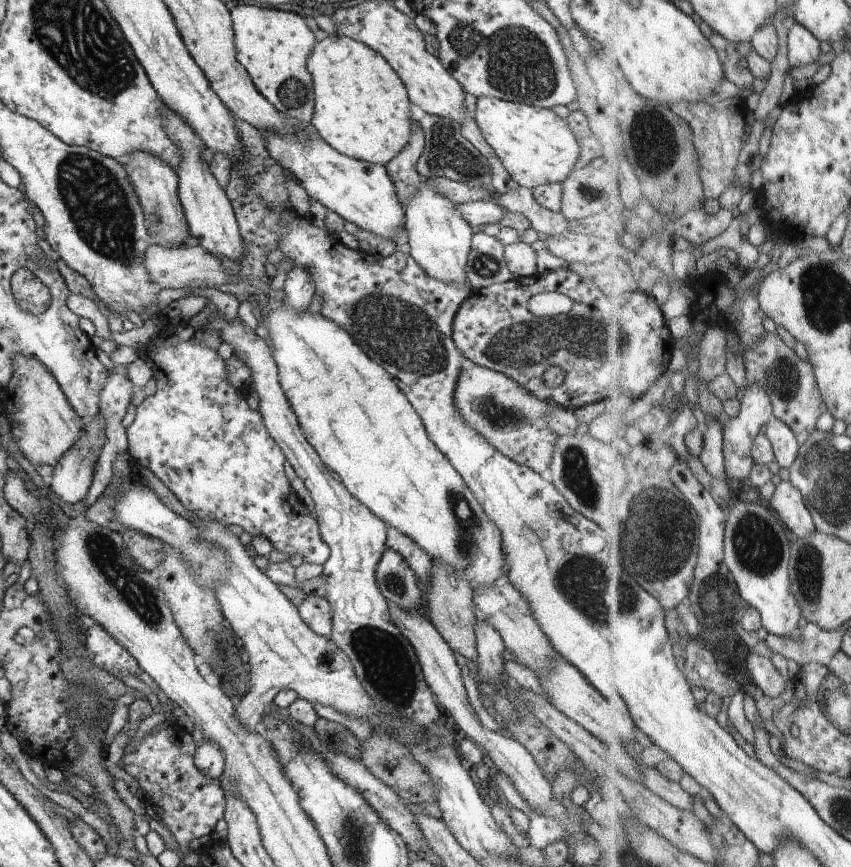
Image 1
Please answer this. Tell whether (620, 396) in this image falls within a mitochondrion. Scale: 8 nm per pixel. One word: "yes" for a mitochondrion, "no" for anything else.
no

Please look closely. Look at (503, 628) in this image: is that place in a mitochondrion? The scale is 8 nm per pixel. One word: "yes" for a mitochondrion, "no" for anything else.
no

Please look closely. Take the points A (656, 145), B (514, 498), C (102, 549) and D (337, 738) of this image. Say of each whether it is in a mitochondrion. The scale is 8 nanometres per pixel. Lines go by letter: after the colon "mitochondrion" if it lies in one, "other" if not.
A: mitochondrion
B: other
C: mitochondrion
D: mitochondrion

